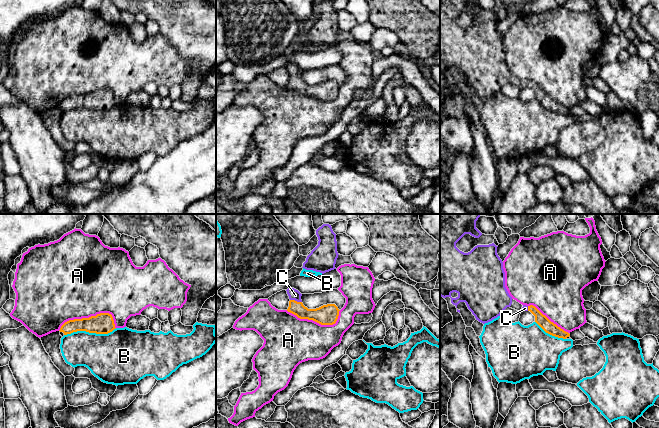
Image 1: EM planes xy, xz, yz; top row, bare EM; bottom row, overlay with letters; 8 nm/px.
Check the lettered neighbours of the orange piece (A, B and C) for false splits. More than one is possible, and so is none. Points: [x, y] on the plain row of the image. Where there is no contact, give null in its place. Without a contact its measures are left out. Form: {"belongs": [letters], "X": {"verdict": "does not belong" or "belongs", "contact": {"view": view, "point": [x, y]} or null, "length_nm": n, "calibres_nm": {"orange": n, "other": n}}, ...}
{"belongs": ["C"], "A": {"verdict": "does not belong", "contact": {"view": "xy", "point": [89, 93]}, "length_nm": 460, "calibres_nm": {"orange": 170, "other": 500}}, "B": {"verdict": "does not belong", "contact": {"view": "xy", "point": [90, 108]}, "length_nm": 420, "calibres_nm": {"orange": 170, "other": 380}}, "C": {"verdict": "belongs", "contact": {"view": "xz", "point": [296, 77]}, "length_nm": 100, "calibres_nm": {"orange": 150, "other": 90}}}

